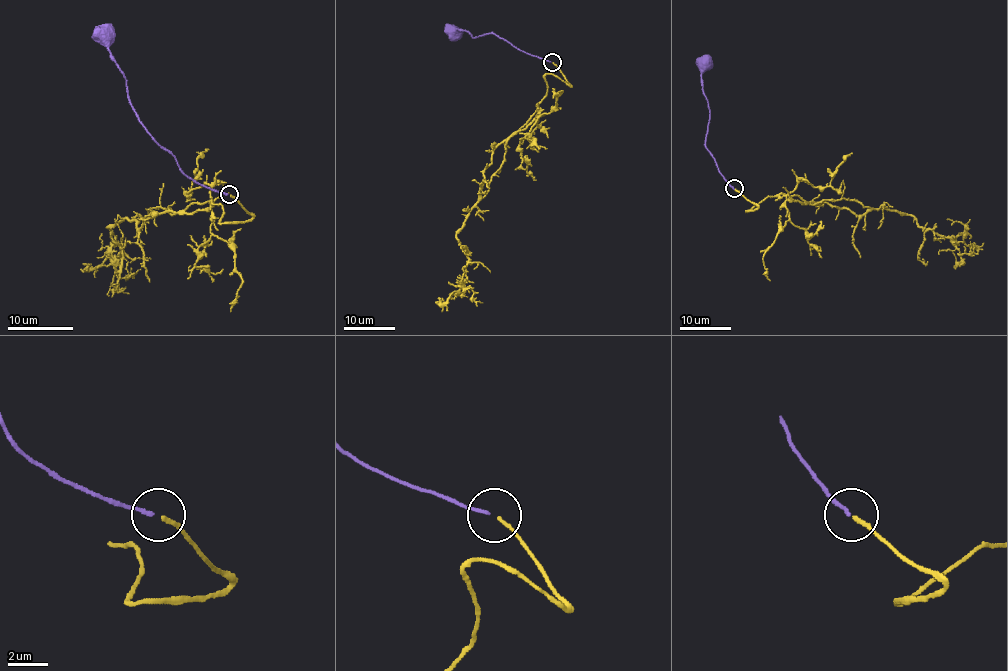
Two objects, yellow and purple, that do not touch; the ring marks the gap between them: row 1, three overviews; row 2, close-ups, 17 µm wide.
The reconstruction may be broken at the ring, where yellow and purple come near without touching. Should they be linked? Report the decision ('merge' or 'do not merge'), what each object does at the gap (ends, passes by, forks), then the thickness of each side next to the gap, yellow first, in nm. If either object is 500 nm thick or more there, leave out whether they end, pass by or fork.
do not merge; yellow ends there; purple ends there; 190 nm thick on the yellow side, 170 nm on the other

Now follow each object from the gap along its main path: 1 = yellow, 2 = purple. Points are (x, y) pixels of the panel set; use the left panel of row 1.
1: (230, 195), (253, 216), (221, 223), (212, 202), (154, 207), (108, 228), (119, 256), (88, 263)
2: (228, 193), (193, 182), (154, 139), (131, 105), (126, 80), (103, 32)

